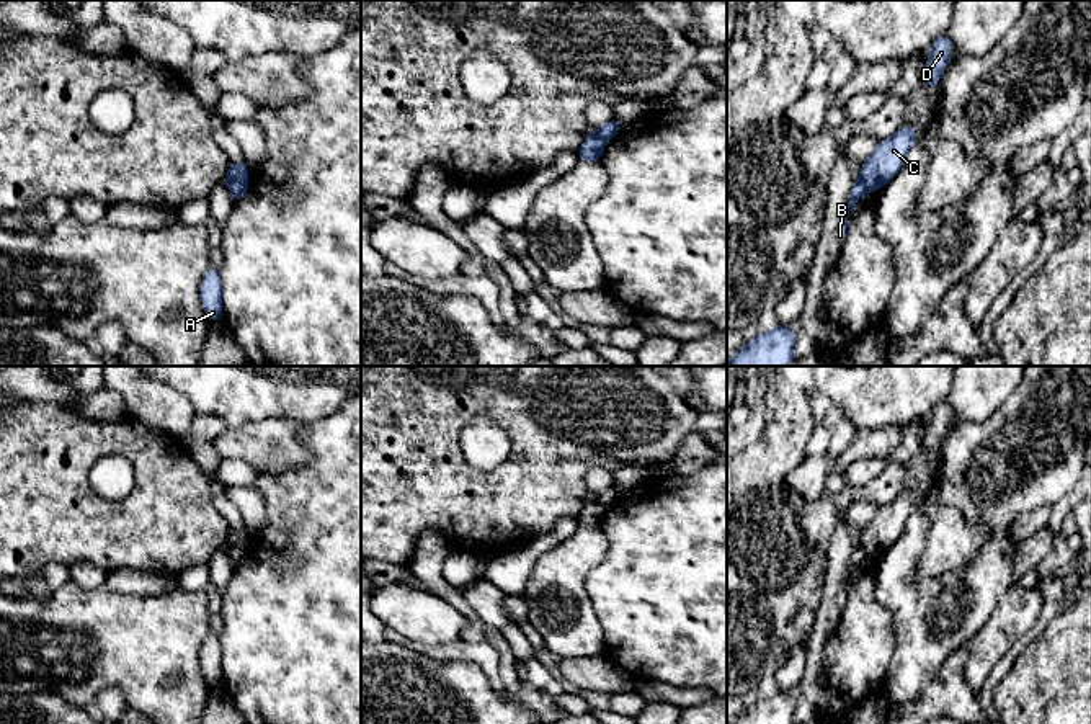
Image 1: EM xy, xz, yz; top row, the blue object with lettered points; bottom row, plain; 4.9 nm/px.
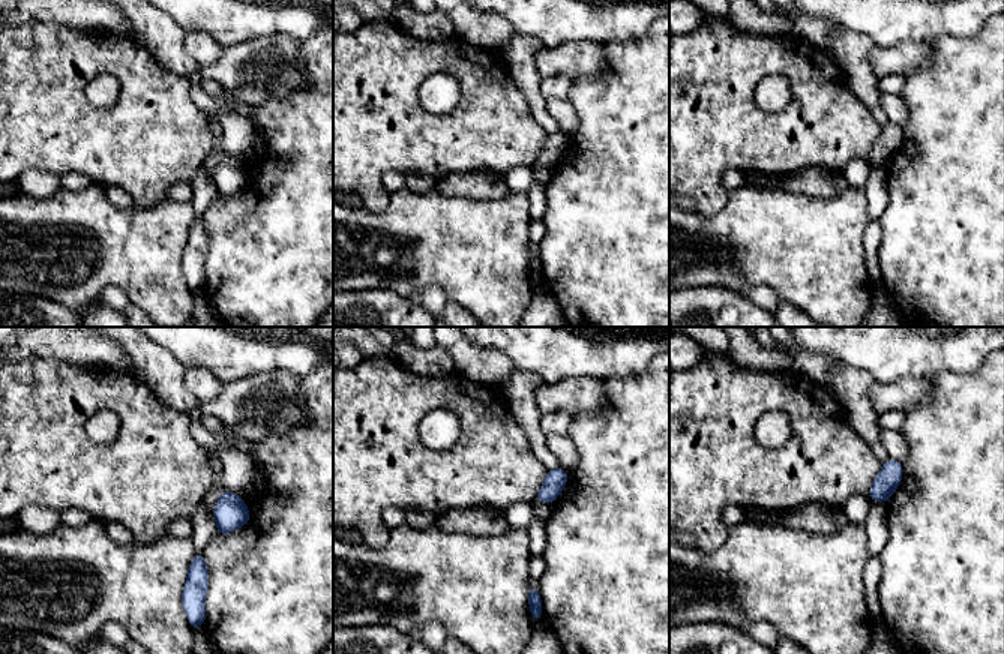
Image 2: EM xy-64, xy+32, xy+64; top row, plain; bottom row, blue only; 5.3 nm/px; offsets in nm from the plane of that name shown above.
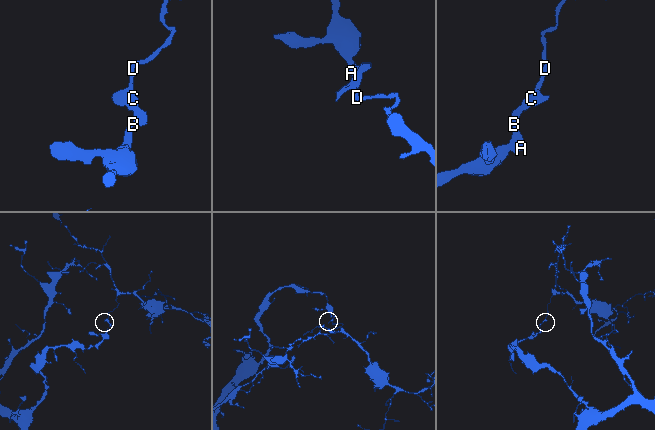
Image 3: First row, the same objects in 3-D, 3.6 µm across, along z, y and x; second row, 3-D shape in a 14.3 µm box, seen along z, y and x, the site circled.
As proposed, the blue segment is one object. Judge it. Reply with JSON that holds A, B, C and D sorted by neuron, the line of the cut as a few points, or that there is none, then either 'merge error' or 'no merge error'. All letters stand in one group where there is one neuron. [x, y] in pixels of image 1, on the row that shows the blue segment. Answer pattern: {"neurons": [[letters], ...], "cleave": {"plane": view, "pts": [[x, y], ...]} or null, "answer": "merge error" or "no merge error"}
{"neurons": [["A", "B"], ["C", "D"]], "cleave": {"plane": "xy", "pts": [[245, 175], [227, 187]]}, "answer": "merge error"}

